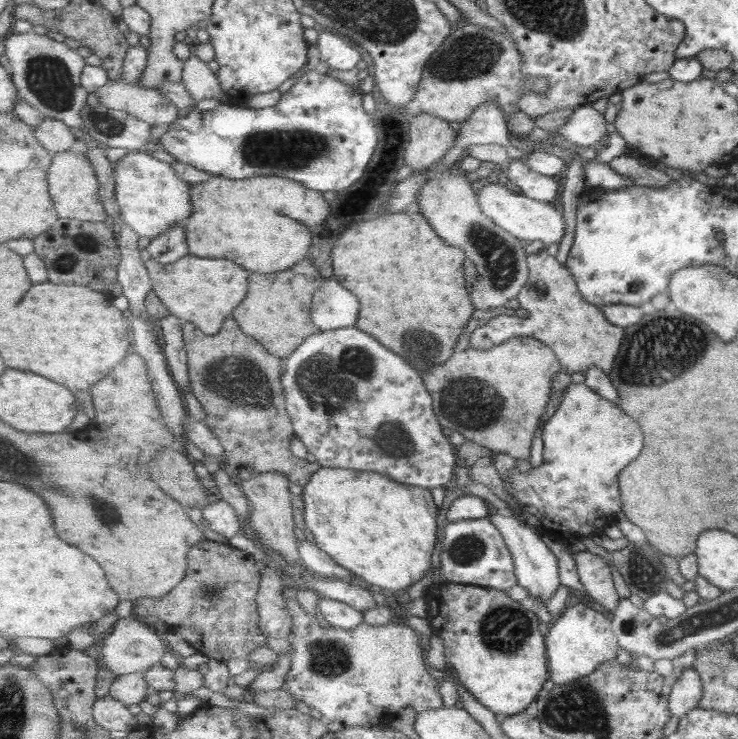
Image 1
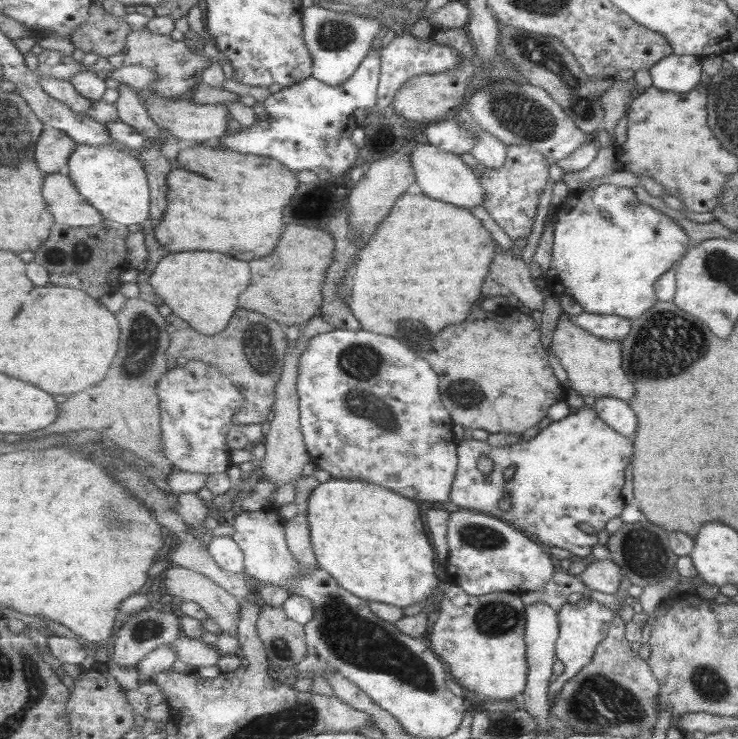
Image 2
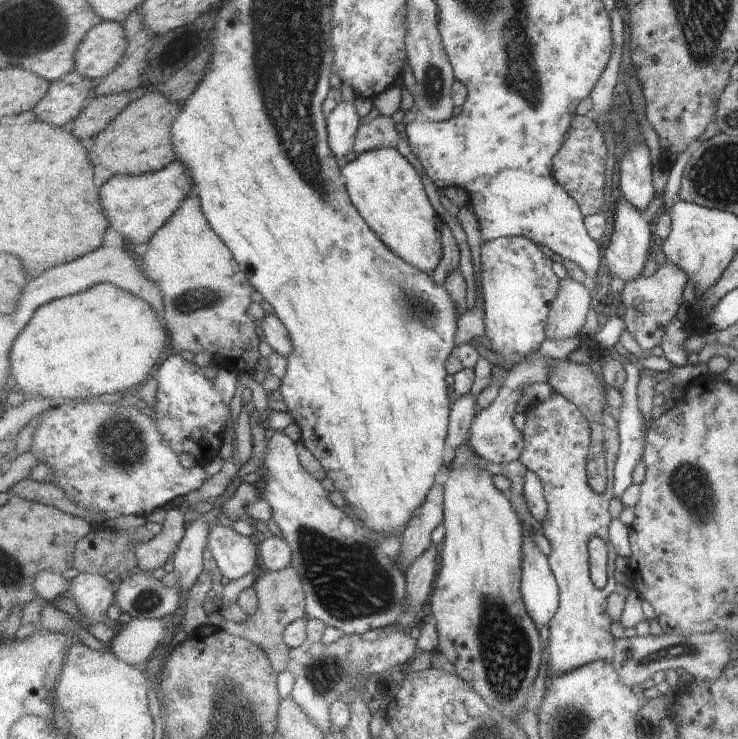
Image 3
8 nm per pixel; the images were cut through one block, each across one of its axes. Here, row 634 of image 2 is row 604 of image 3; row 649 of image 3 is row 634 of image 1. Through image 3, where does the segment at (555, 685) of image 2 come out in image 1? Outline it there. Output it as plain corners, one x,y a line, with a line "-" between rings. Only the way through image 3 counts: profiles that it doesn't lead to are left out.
579,602
565,609
547,627
550,679
554,685
564,686
594,673
601,664
616,660
620,642
612,628
612,617
587,602

